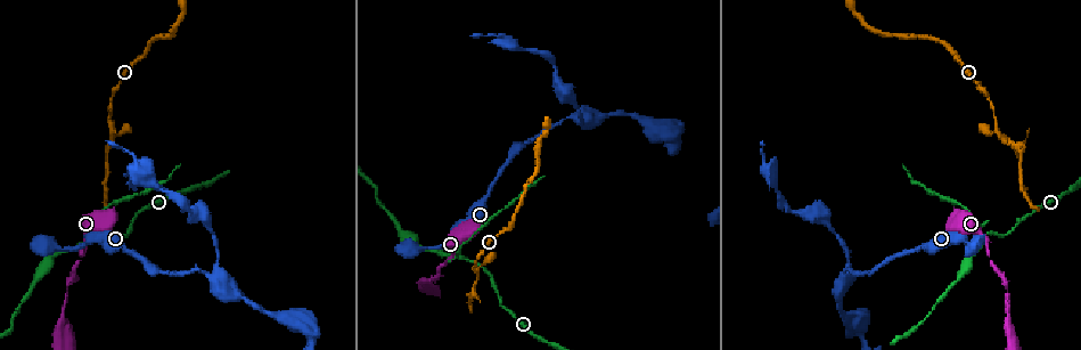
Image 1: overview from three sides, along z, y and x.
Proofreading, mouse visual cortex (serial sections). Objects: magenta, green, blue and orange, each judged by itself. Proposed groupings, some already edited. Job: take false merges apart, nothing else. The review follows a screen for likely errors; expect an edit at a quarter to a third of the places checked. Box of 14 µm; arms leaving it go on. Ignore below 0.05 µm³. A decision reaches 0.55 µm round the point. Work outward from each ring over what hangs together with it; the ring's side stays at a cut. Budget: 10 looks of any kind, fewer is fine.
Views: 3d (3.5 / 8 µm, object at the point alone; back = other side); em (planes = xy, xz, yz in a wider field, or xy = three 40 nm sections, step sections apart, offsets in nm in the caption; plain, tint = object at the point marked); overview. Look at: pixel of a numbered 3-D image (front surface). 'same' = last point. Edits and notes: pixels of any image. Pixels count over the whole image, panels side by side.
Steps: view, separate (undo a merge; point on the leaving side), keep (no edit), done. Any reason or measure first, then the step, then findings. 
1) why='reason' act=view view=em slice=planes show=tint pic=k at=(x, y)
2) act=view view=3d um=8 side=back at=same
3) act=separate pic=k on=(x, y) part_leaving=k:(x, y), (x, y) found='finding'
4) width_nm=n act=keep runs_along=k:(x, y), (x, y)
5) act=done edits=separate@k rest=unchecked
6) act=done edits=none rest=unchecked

why='abrupt turn' act=view view=3d um=3.5 pic=1 at=(469, 295)

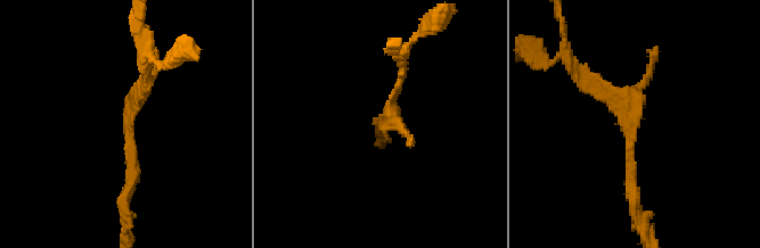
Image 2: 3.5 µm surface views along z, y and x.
act=view view=em slice=xy step=5 show=tint pic=2 at=(630, 109)

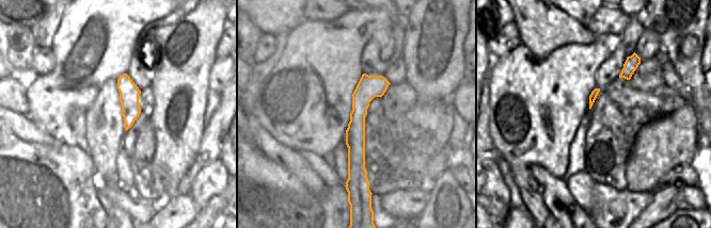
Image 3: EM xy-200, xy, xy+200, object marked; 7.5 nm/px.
act=keep runs_along=2:(574, 73), (630, 105), (632, 186) found='one cell here'

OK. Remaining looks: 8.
act=view view=3d um=3.5 pic=1 at=(459, 258)

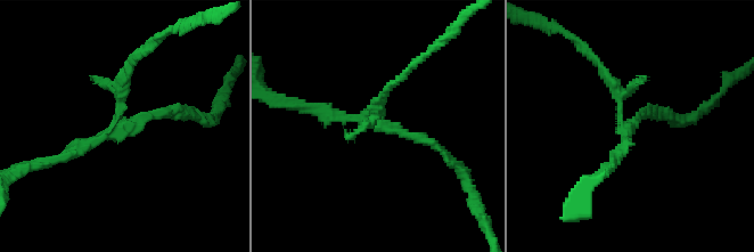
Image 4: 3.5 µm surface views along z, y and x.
why='shape alone is not enough' act=view view=em slice=xy step=5 show=tint pic=4 at=(377, 126)

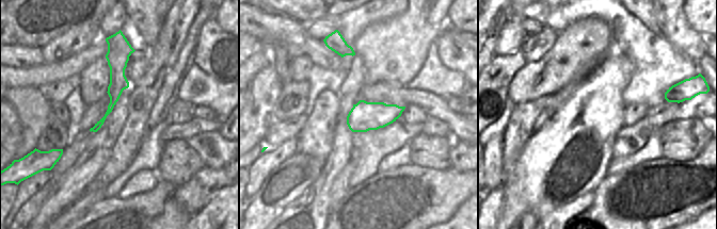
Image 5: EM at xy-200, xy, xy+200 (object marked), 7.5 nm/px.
why='another direction' act=view view=em slice=xy step=1 show=tint at=same

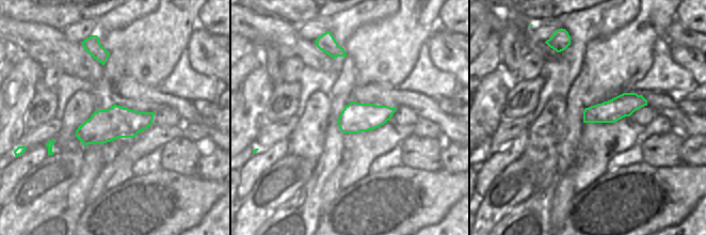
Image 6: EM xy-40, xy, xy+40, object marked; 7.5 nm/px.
act=separate pic=4 on=(111, 84) part_leaving=4:(119, 116), (123, 72), (161, 37) found='two cells meet here'

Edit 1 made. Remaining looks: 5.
why='see it whole again' act=view view=overview

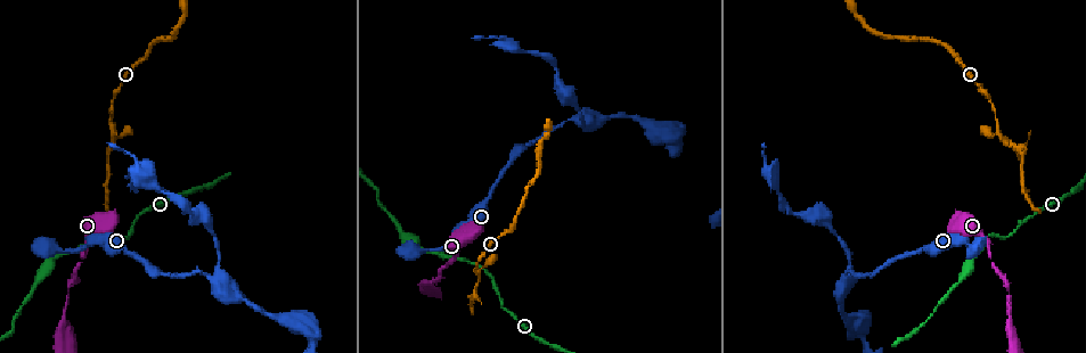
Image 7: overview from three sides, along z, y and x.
why='thick turns thin' act=view view=3d um=3.5 side=back pic=7 at=(1011, 334)

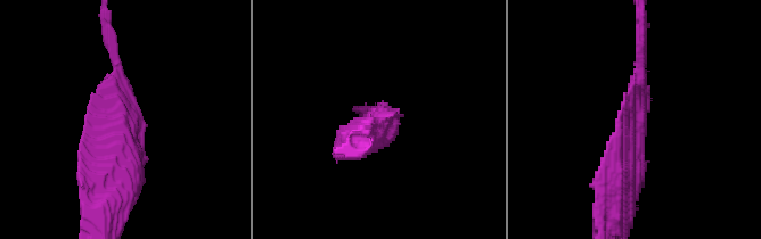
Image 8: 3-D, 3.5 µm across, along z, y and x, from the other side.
arm_widths_nm=150,400 why='need the tissue' act=view view=em slice=xy step=5 show=tint pic=8 at=(121, 116)

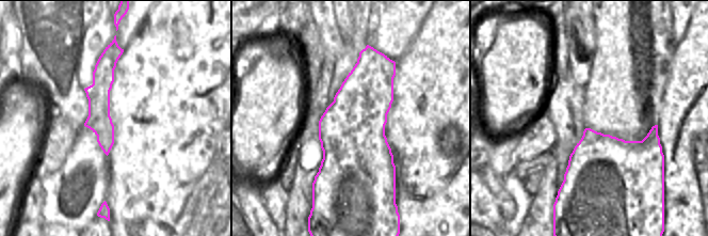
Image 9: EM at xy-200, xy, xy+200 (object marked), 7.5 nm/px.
act=keep runs_along=9:(112, 53), (100, 88), (106, 150) found='continuous, no second cell'

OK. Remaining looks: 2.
why='sudden change in width' act=view view=3d um=3.5 pic=7 at=(213, 280)

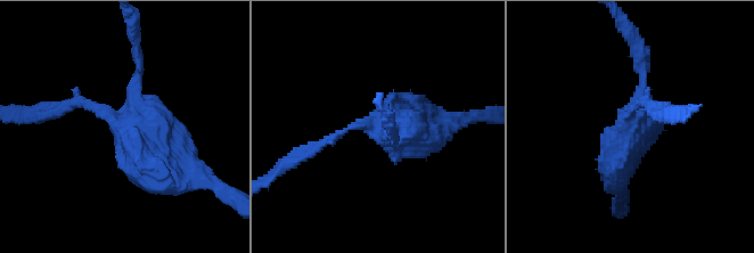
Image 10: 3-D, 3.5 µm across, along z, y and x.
act=keep runs_along=10:(64, 106), (106, 109), (179, 177) found='continuous, no second cell'

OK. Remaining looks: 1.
act=done edits=separate@4 rest=unchecked

